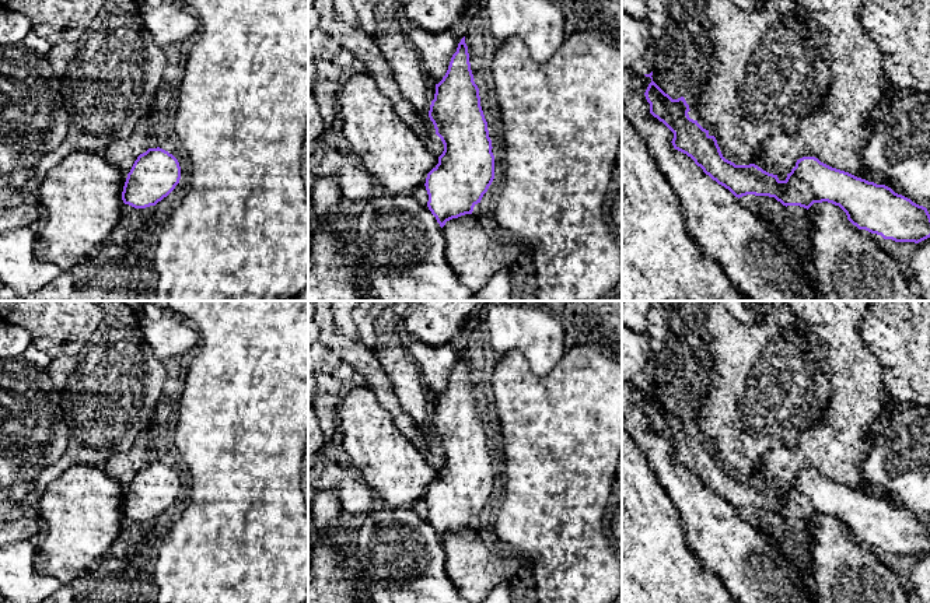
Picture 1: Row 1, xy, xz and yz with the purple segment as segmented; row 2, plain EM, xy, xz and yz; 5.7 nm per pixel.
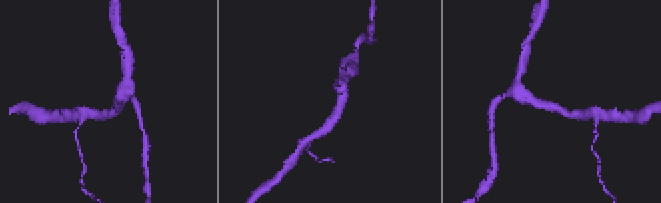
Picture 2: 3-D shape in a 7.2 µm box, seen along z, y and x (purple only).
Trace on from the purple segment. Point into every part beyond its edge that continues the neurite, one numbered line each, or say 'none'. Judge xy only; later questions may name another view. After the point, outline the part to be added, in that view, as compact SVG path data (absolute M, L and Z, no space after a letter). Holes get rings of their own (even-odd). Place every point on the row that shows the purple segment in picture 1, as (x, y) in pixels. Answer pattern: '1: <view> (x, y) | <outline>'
none

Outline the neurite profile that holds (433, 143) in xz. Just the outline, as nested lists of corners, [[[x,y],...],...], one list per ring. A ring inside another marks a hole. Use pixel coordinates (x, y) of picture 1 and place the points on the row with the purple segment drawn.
[[[434,133],[430,136],[420,136],[424,147],[434,154],[437,158],[443,154],[444,151],[444,144],[441,141],[441,139]]]

